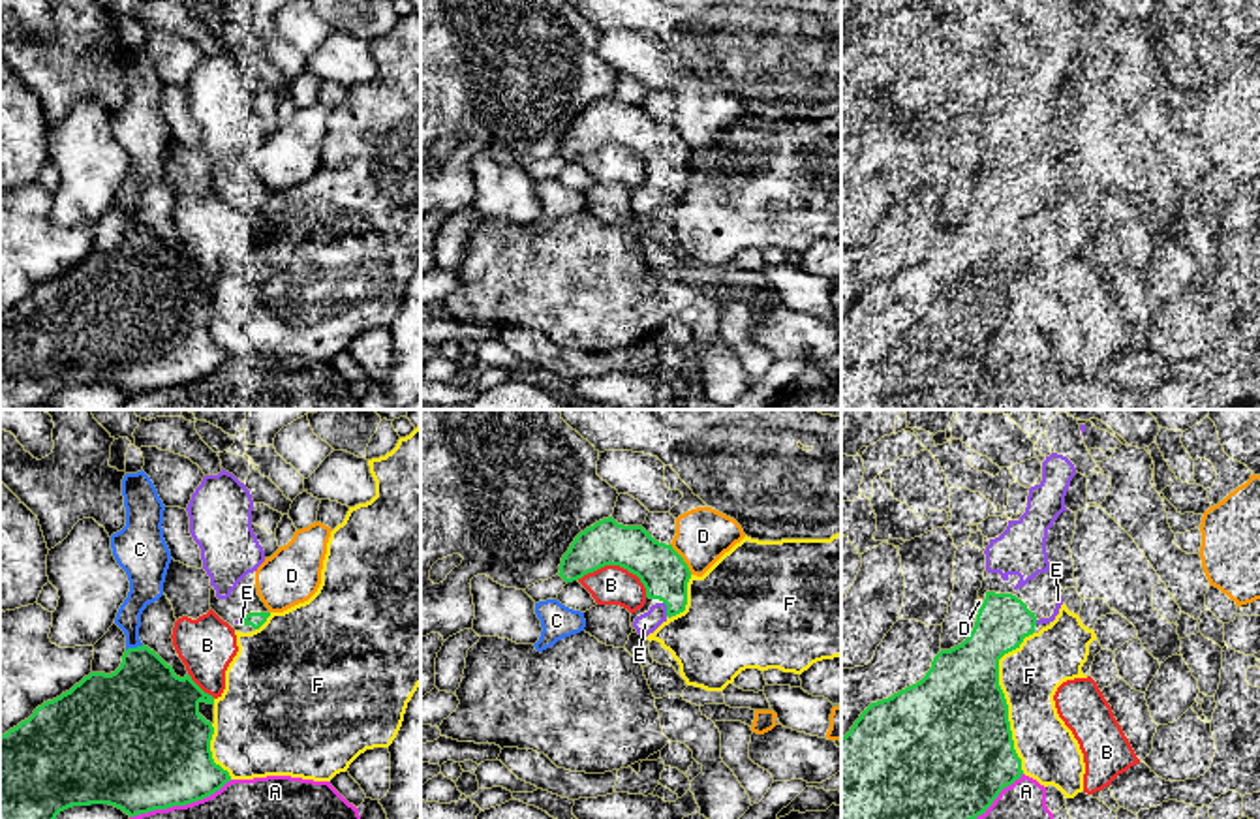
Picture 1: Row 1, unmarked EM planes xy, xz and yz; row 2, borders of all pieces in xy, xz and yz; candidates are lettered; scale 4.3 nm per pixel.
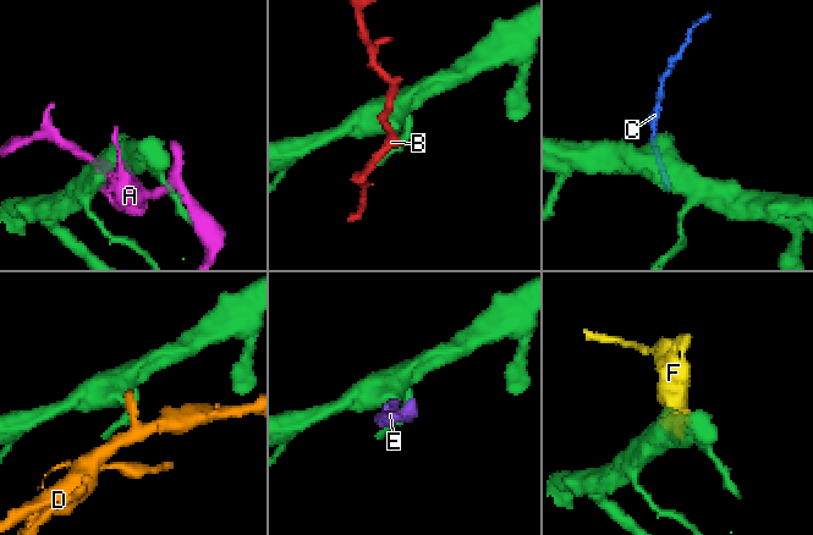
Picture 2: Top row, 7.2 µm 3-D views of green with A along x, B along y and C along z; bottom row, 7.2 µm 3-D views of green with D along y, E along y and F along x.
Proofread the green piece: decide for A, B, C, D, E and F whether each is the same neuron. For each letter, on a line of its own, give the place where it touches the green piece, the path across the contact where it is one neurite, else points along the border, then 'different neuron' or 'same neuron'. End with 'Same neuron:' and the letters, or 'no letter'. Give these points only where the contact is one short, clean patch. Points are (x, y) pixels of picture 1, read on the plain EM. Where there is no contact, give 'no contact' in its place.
A: contact xy (181, 384); different neuron
B: contact xz (616, 143); different neuron
C: contact xy (134, 228); different neuron
D: contact xz (682, 138); different neuron
E: contact xz (667, 188); same neuron
F: contact yz (1005, 278); different neuron
Same neuron: E

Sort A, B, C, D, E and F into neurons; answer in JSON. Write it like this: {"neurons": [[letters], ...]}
{"neurons": [["A"], ["B"], ["C"], ["D"], ["E"], ["F"]]}

